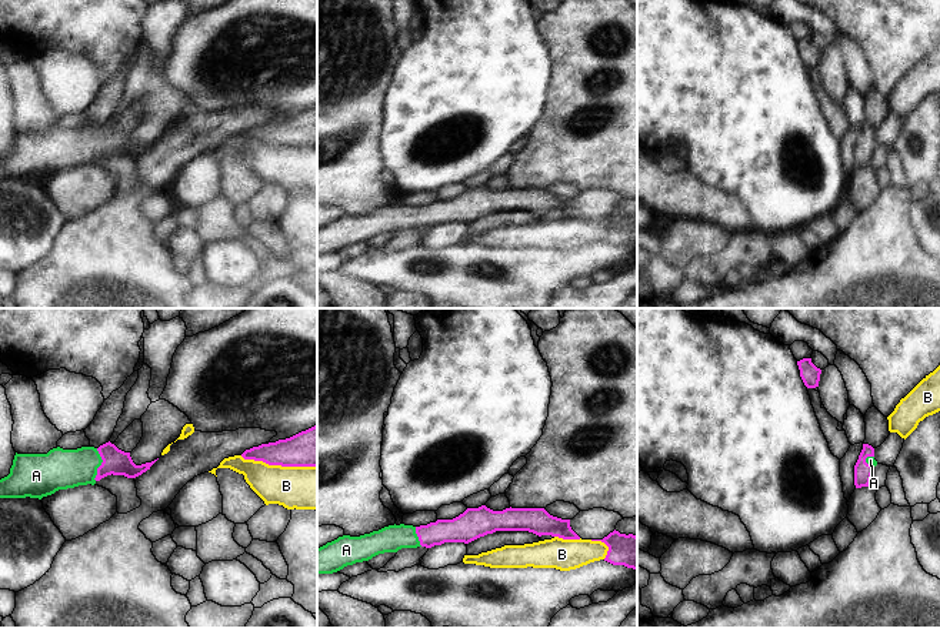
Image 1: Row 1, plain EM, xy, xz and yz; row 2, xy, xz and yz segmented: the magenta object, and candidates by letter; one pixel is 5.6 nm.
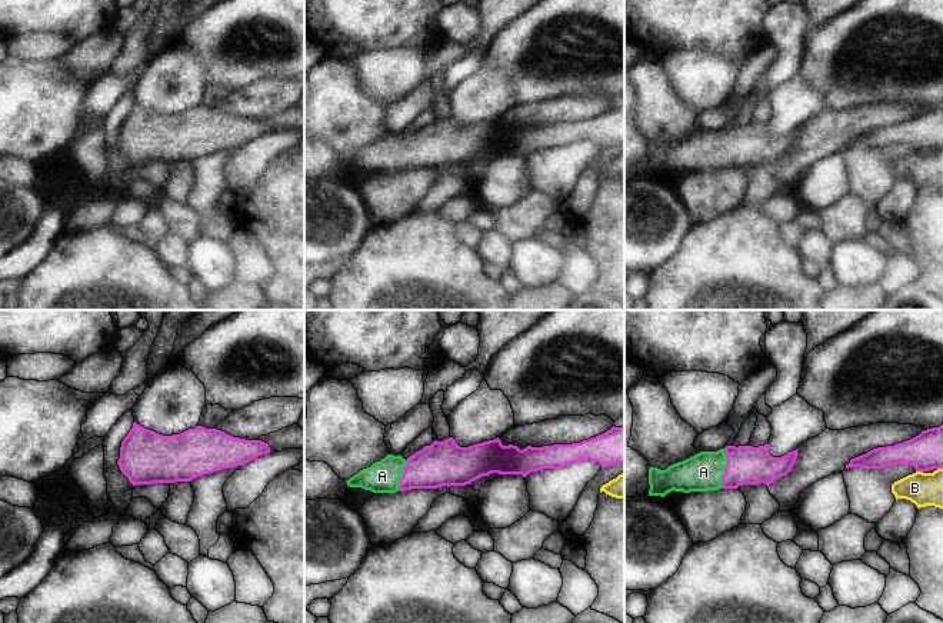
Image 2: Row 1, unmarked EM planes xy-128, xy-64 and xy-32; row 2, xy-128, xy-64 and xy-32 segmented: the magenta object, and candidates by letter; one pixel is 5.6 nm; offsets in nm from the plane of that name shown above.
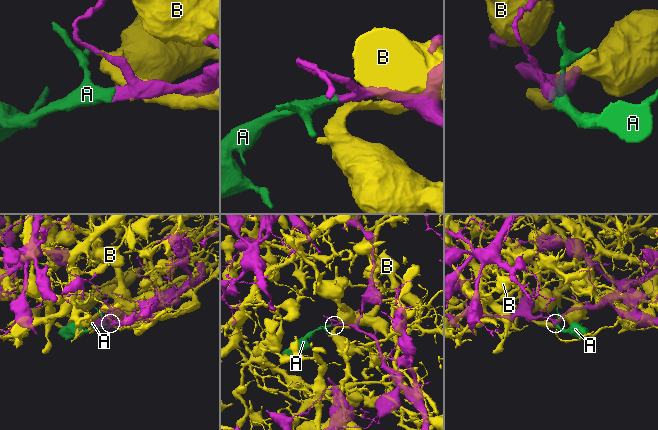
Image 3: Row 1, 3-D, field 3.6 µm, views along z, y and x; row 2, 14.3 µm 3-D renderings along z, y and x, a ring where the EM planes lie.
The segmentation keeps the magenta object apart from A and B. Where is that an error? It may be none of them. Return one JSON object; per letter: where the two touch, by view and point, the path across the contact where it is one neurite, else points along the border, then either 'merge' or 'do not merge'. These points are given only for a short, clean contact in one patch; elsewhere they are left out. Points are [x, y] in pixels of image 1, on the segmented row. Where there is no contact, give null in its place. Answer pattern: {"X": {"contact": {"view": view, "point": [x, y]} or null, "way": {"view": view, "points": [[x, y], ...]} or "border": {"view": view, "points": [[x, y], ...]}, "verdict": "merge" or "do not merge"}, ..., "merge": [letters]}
{"A": {"contact": {"view": "xy", "point": [102, 464]}, "way": {"view": "xy", "points": [[114, 461], [102, 464], [59, 468]]}, "verdict": "merge"}, "B": {"contact": {"view": "xy", "point": [279, 464]}, "verdict": "do not merge"}, "merge": ["A"]}

